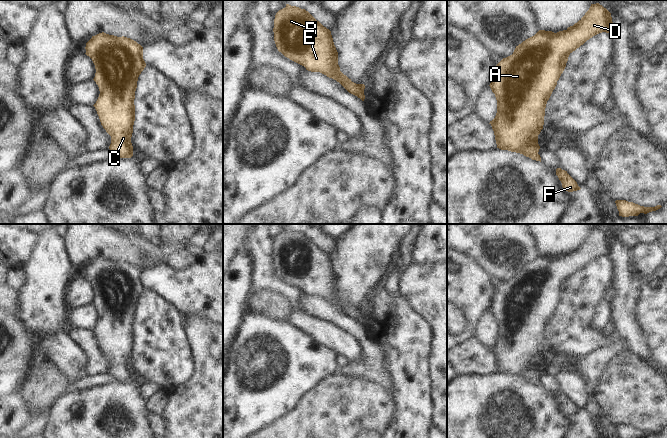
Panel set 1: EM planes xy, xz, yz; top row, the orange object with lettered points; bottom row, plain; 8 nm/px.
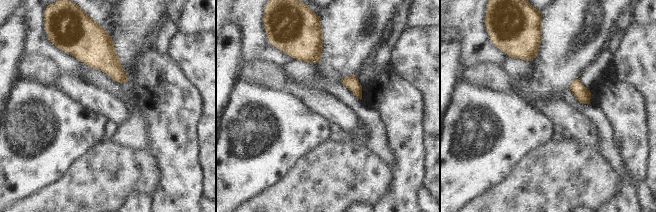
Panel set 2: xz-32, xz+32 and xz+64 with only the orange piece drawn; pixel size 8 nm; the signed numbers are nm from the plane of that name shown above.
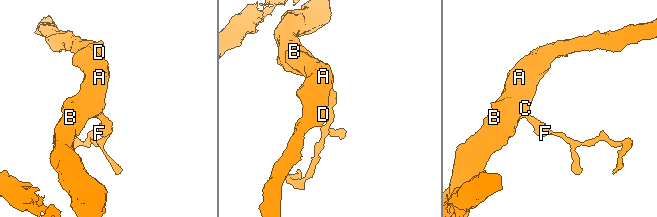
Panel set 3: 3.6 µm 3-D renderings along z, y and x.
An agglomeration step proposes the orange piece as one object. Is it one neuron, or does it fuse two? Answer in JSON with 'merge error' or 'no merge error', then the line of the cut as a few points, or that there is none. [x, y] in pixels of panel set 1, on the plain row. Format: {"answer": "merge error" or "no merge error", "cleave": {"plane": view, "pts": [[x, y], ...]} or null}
{"answer": "no merge error", "cleave": null}

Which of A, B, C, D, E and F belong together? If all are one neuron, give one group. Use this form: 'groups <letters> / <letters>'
groups A B C D E F

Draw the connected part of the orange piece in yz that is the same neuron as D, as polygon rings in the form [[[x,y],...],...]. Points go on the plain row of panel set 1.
[[[599,227],[591,228],[585,239],[573,250],[557,257],[539,254],[534,260],[516,270],[512,279],[503,282],[496,289],[489,310],[497,324],[497,337],[489,348],[494,355],[497,372],[520,377],[541,386],[538,378],[540,373],[538,359],[543,353],[546,328],[566,291],[569,279],[593,260],[602,256],[610,257],[612,249],[611,237]]]

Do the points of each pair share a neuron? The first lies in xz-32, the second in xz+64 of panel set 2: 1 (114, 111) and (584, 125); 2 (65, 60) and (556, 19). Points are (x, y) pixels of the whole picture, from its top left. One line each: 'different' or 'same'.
1: same
2: different

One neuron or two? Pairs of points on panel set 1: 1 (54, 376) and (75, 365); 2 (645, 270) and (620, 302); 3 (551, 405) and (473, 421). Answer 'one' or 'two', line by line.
1: two
2: two
3: one

